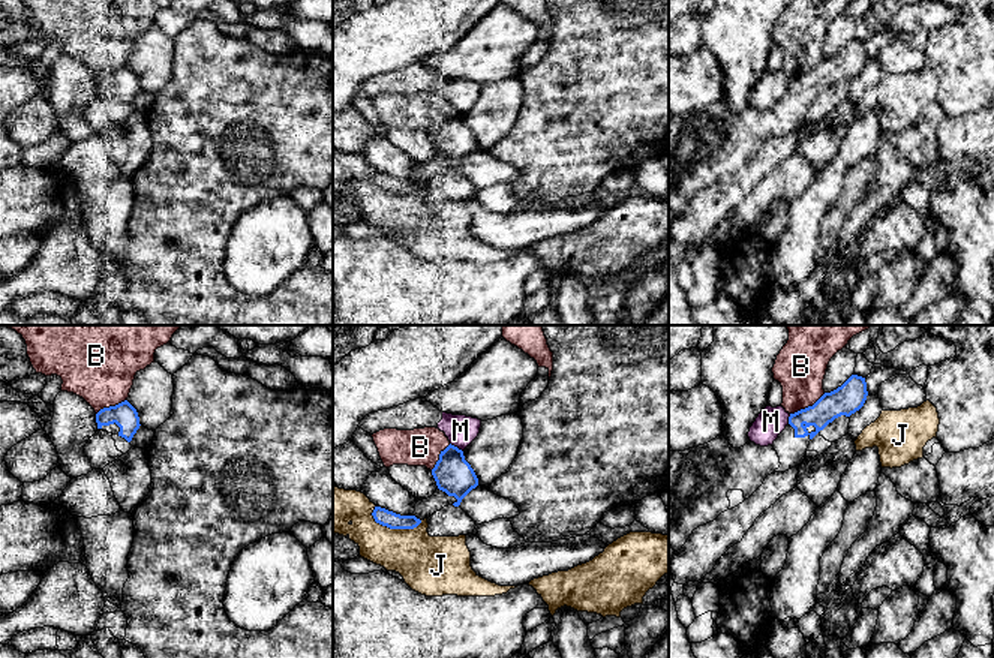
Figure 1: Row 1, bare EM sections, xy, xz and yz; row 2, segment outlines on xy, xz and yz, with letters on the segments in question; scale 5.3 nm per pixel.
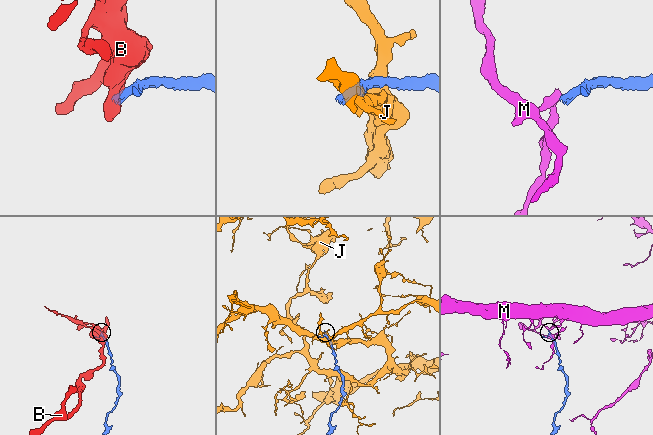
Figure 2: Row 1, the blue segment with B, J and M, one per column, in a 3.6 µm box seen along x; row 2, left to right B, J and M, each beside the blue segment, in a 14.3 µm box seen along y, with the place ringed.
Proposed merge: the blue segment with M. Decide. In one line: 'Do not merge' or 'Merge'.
Do not merge

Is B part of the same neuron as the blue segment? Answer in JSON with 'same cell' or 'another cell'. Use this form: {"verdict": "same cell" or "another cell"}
{"verdict": "another cell"}

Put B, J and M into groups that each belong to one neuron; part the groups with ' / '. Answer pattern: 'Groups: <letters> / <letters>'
Groups: B / J / M

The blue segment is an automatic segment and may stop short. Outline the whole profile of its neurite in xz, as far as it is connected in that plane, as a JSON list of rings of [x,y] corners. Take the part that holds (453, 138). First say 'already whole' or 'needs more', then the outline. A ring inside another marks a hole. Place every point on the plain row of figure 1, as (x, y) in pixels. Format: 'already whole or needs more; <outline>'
already whole; [[[451,108],[441,115],[432,139],[439,154],[457,163],[454,171],[459,171],[462,163],[478,150],[478,142],[465,124],[463,115]]]

